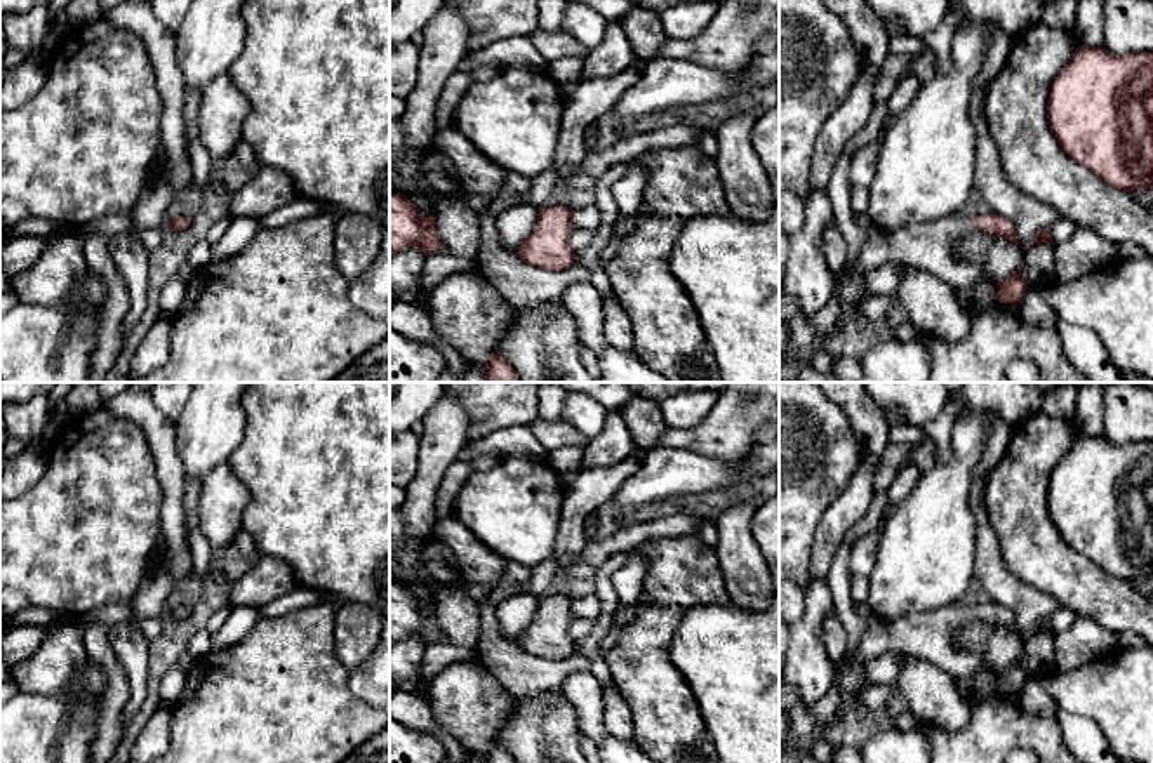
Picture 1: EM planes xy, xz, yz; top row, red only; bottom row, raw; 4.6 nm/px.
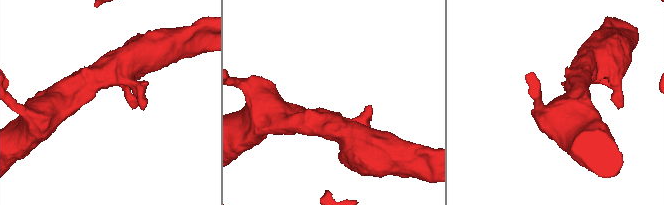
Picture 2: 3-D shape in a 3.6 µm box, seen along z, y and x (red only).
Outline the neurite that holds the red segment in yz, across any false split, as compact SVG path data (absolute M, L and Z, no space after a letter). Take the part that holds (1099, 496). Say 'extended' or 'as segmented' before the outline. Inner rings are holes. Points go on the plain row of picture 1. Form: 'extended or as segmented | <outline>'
as segmented | M1103 435L1078 436L1050 474L1047 508L1064 542L1101 570L1129 582L1153 575L1153 441L1115 445Z

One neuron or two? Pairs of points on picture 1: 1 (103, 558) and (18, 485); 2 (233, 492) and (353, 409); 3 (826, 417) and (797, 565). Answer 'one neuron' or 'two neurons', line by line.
1: two neurons
2: two neurons
3: one neuron

